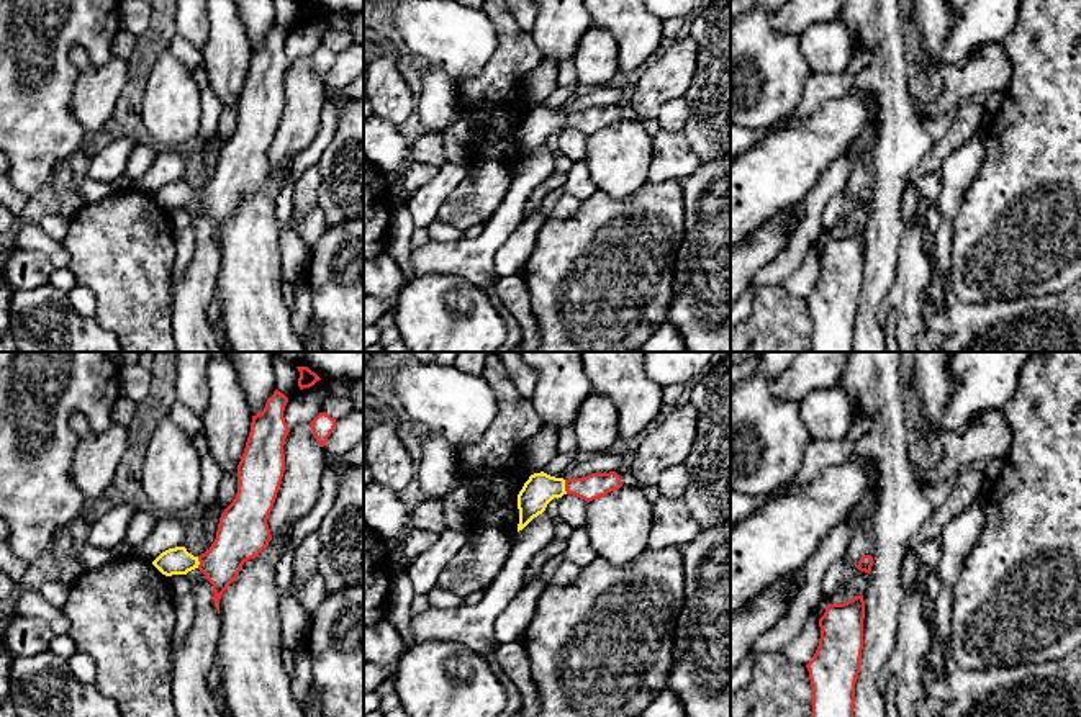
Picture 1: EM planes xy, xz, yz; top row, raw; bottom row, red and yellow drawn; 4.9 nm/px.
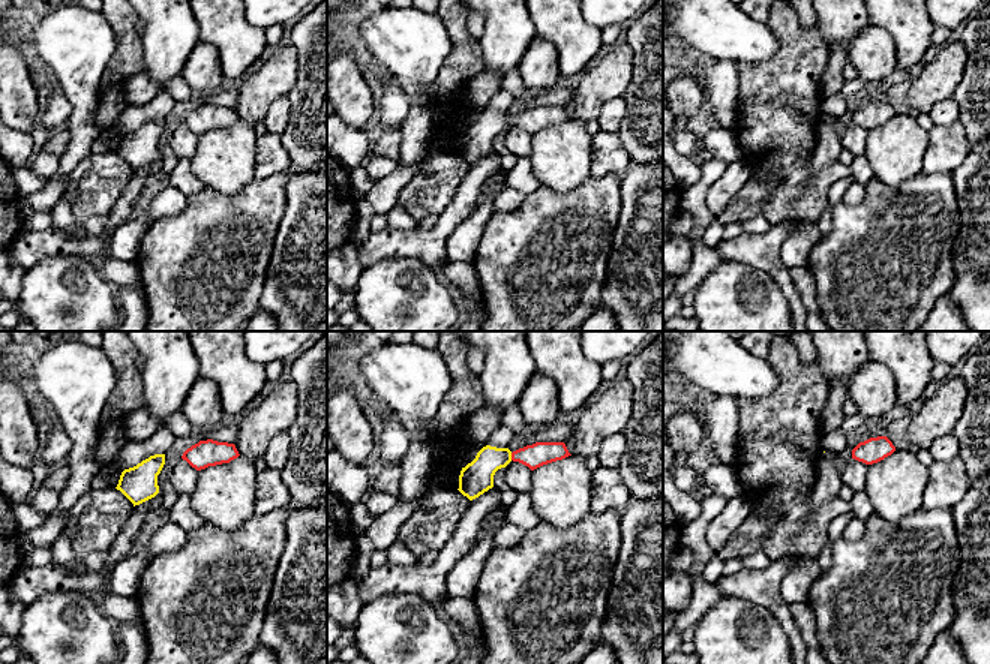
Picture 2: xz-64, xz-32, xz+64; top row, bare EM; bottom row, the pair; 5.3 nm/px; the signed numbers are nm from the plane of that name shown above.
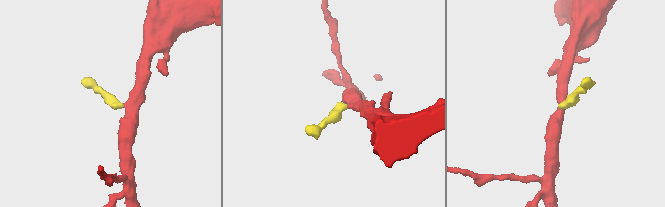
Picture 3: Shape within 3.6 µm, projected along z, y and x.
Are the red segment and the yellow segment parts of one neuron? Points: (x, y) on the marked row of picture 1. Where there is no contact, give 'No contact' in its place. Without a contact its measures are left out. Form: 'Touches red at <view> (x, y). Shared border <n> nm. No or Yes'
Touches red at xz (565, 487). Shared border 70 nm. Yes

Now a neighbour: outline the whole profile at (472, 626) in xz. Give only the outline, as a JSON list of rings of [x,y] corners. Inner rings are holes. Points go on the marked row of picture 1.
[[[544,511],[519,530],[504,566],[478,604],[462,604],[452,609],[429,607],[424,614],[411,616],[409,629],[414,643],[426,640],[460,642],[482,655],[503,679],[504,674],[495,658],[498,642],[495,640],[493,624],[522,589],[527,563],[555,539],[555,527],[555,519]]]

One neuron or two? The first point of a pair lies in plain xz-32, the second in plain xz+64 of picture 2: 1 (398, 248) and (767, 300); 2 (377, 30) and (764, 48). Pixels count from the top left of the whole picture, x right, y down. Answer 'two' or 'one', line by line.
1: two
2: one

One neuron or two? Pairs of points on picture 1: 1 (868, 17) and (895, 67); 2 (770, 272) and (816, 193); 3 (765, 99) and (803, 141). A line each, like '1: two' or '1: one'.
1: one
2: one
3: two

